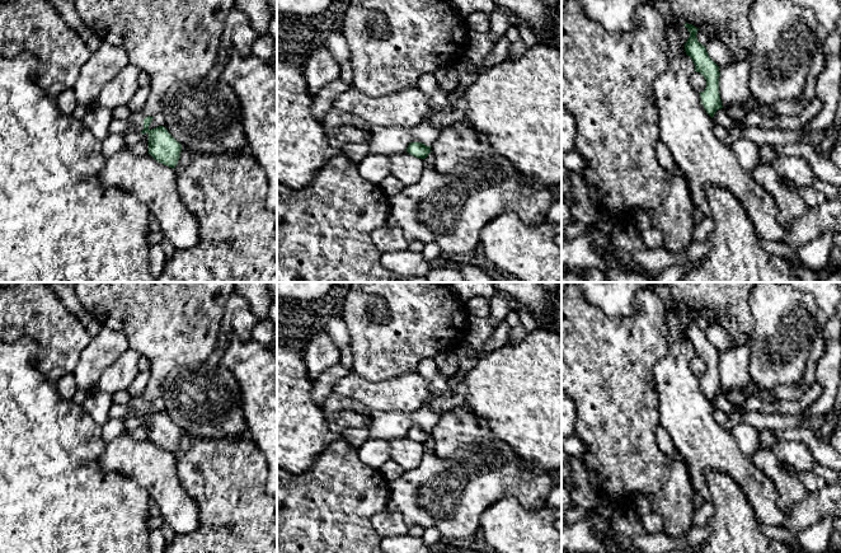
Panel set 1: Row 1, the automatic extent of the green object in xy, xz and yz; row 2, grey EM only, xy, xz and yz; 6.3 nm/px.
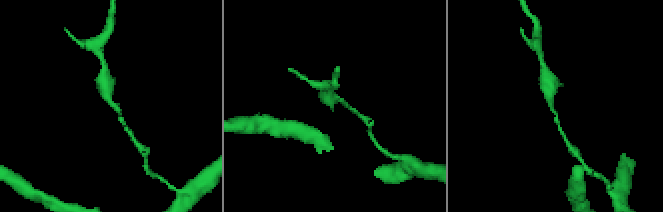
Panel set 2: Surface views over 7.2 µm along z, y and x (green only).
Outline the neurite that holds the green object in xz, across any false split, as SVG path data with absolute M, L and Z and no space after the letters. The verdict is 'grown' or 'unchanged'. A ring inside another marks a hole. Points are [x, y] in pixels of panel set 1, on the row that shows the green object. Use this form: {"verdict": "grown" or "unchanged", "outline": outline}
{"verdict": "unchanged", "outline": "M410 142L407 151L413 156L424 160L432 150L431 146L426 146L422 142Z"}

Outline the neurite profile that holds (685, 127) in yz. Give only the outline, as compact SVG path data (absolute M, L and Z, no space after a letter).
M673 23L666 25L666 39L668 67L656 78L652 92L658 107L661 140L687 184L692 205L710 217L705 187L727 189L742 203L761 239L783 242L784 228L777 220L774 196L742 169L732 147L715 136L715 122L701 104L700 93L690 84L695 64L682 51Z

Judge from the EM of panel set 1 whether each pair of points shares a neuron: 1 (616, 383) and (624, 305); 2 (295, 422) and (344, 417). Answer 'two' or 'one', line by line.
1: two
2: one

